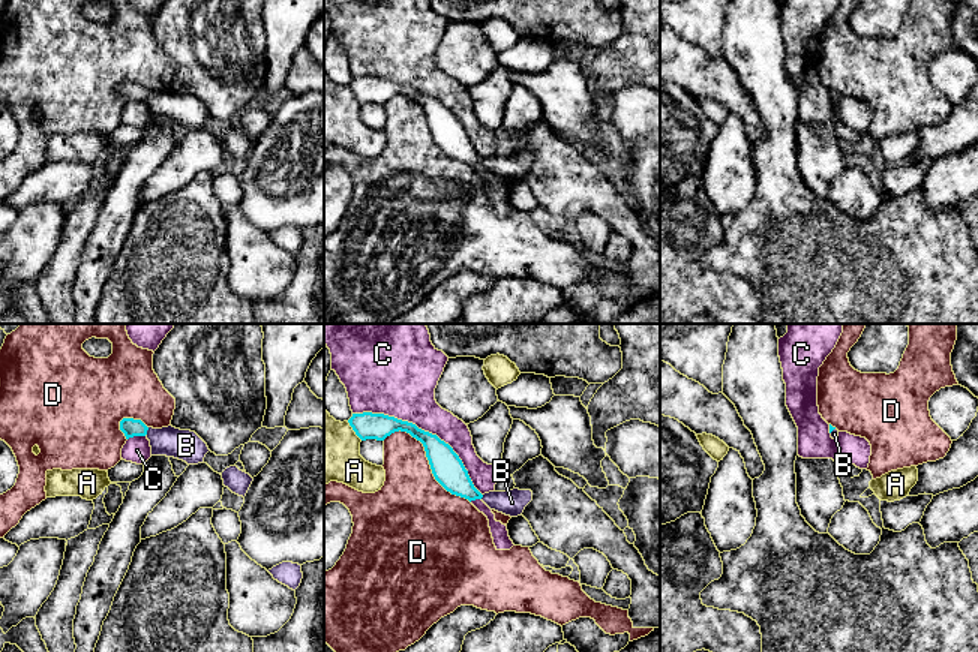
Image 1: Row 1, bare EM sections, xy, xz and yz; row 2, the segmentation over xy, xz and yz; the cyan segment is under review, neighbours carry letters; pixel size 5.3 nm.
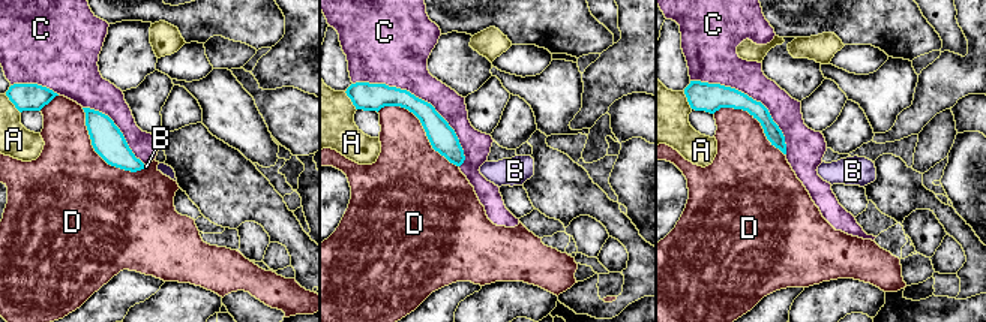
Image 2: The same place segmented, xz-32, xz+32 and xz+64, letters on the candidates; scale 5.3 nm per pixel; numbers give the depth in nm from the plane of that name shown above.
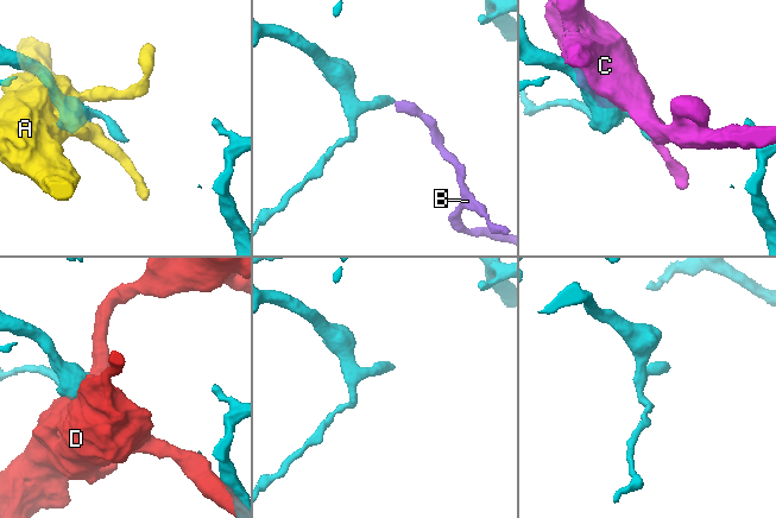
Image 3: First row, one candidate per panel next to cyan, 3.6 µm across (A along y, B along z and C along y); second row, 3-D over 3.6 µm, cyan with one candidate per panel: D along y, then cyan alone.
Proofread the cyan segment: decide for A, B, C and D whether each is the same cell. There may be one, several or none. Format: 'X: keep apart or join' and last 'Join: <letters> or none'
A: keep apart
B: join
C: keep apart
D: keep apart
Join: B

